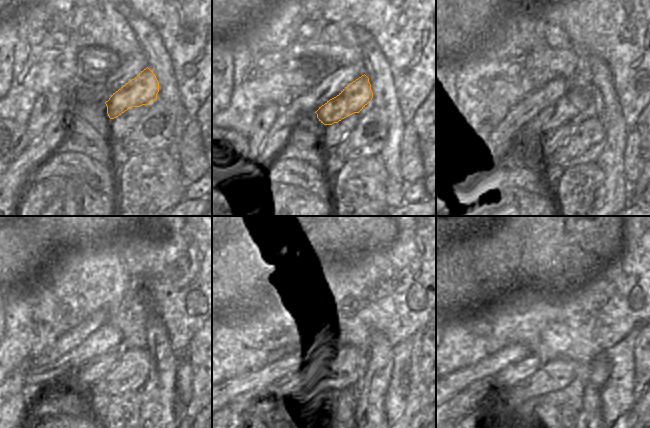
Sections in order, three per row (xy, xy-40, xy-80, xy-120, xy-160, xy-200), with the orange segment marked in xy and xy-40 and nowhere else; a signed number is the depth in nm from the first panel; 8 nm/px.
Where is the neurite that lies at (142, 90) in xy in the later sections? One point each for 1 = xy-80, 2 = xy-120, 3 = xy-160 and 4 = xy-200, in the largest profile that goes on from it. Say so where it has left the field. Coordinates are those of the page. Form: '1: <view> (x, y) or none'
1: xy-80 (561, 111)
2: xy-120 (107, 337)
3: xy-160 (314, 347)
4: xy-200 (512, 354)

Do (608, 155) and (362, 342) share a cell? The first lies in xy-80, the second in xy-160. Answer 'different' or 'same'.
different

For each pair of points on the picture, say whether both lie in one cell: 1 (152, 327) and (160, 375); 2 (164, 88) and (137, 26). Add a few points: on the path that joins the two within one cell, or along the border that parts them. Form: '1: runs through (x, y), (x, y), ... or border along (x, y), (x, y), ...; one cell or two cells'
1: runs through (157, 339), (160, 350), (160, 363); one cell
2: runs through (164, 73), (150, 41); one cell

